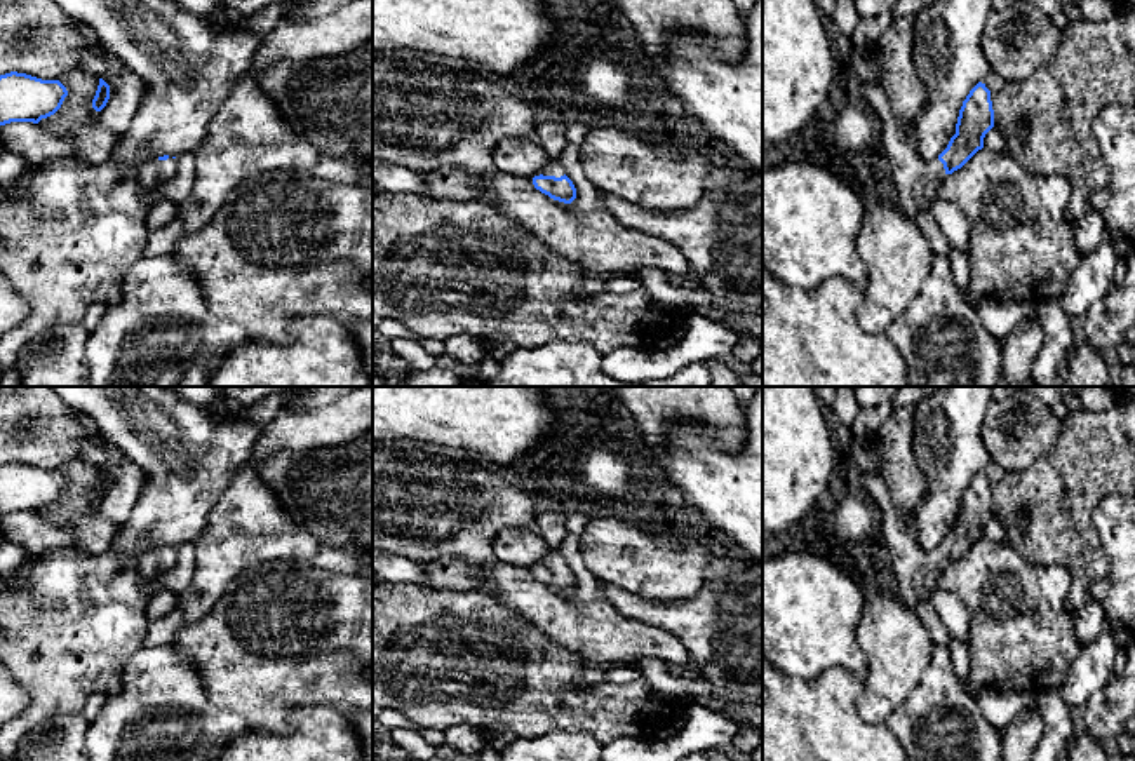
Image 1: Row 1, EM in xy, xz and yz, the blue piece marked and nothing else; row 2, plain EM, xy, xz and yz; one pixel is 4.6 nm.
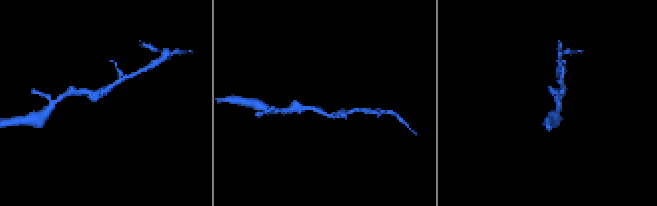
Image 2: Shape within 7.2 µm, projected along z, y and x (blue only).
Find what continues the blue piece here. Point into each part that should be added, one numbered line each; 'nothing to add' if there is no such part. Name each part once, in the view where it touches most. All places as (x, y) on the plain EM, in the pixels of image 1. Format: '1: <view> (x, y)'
1: xz (550, 526)

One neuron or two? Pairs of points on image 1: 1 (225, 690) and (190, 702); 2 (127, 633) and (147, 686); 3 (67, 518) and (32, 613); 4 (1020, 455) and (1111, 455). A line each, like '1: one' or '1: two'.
1: two
2: two
3: two
4: two

